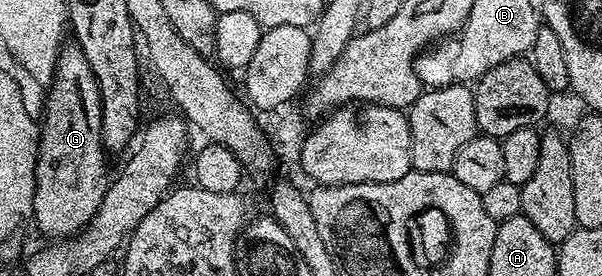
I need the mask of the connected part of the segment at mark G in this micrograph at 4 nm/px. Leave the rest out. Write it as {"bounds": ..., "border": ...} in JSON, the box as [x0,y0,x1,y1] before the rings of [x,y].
{"bounds":[31,42,110,242],"border":[[[68,42],[63,45],[56,59],[56,69],[52,75],[52,85],[48,87],[48,95],[44,97],[44,111],[42,119],[39,121],[40,126],[40,145],[36,151],[36,185],[34,186],[34,202],[32,203],[31,219],[36,220],[36,228],[44,236],[49,236],[49,241],[63,242],[69,238],[75,237],[92,221],[98,206],[102,206],[102,198],[106,194],[110,183],[110,172],[104,165],[106,153],[104,143],[102,142],[102,98],[98,94],[98,82],[94,78],[94,70],[90,70],[90,62],[86,62],[86,54],[82,54],[79,44]]]}

